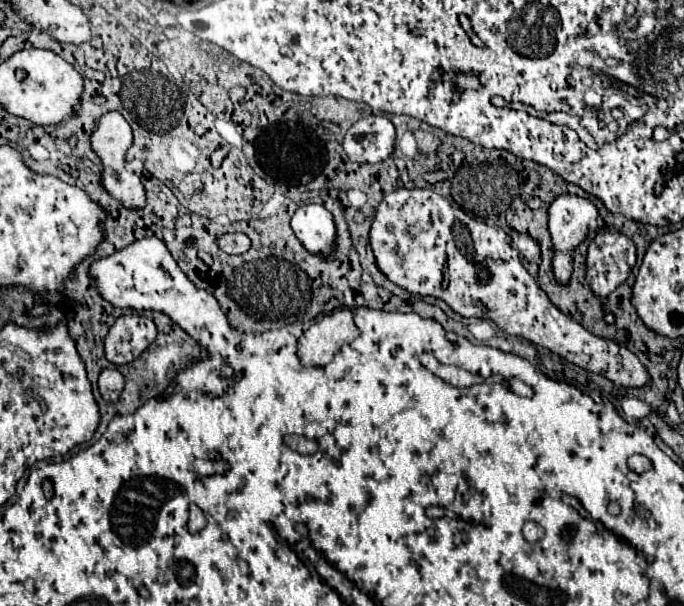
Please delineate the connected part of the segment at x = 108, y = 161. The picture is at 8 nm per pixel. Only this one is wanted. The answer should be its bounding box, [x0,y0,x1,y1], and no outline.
[91,112,133,172]

